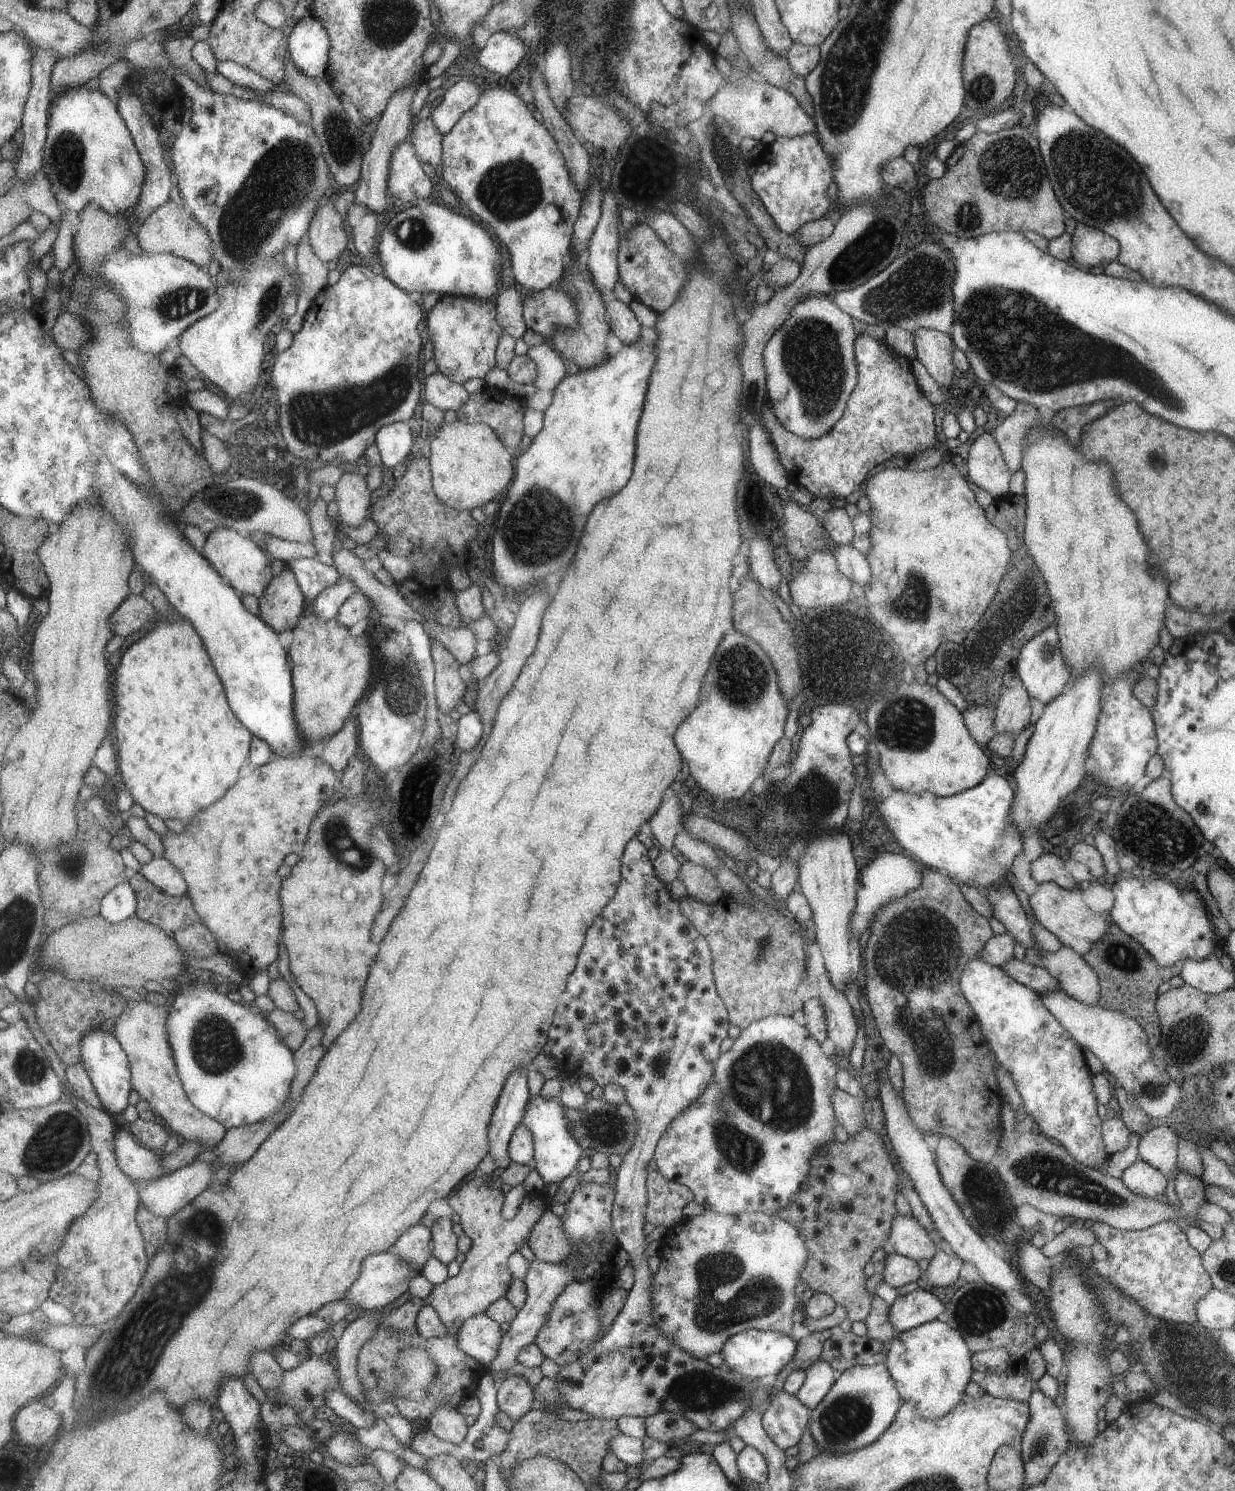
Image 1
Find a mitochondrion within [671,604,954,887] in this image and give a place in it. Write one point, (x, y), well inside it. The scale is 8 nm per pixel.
(904, 723)

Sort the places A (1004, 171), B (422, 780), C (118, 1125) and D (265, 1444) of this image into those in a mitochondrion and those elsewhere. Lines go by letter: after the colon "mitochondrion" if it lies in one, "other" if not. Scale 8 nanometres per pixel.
A: mitochondrion
B: mitochondrion
C: other
D: other

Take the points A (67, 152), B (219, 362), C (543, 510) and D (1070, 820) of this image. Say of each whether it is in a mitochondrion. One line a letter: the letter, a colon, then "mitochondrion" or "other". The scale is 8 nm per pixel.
A: mitochondrion
B: other
C: mitochondrion
D: other

